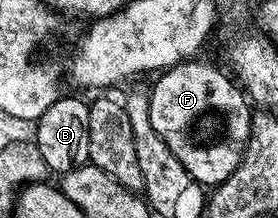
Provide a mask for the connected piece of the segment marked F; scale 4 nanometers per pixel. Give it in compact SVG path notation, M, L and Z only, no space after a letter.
M198 62L177 63L155 78L158 80L154 88L148 91L150 120L152 129L164 137L164 145L196 182L217 185L234 172L242 159L250 136L252 107L239 84L225 70Z

